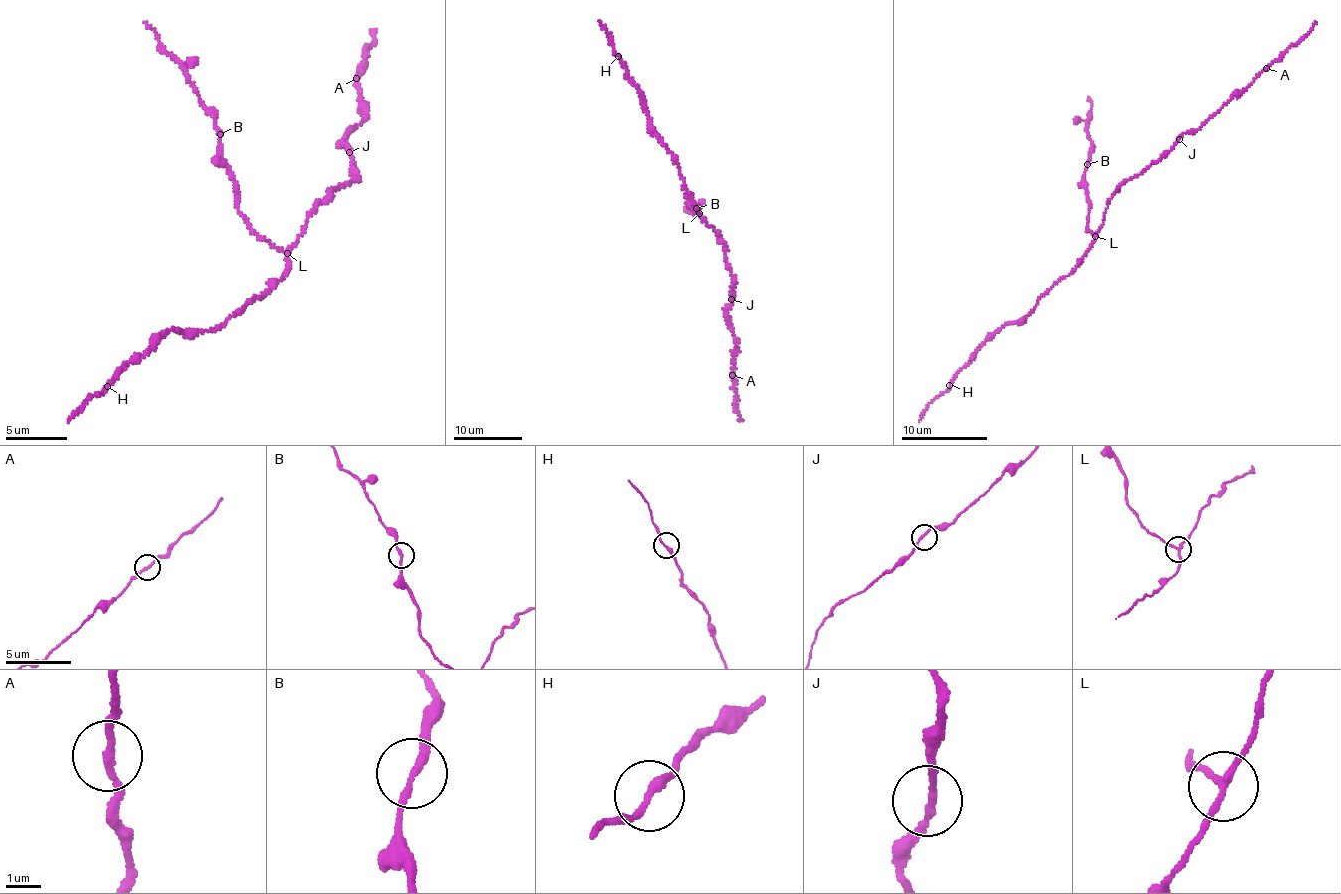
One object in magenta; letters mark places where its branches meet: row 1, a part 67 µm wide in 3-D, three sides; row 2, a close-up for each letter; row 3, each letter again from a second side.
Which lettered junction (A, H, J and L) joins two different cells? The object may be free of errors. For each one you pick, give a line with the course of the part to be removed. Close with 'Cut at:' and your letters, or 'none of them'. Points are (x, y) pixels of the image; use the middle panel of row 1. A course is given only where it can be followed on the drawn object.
L: Course of the part to remove: (698, 213), (687, 204), (693, 207), (693, 204), (697, 210), (688, 212), (686, 208)
Cut at: L

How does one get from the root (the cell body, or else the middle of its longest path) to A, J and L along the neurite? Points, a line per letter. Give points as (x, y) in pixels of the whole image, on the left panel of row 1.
A: (298, 238), (307, 215), (333, 190), (350, 185), (358, 171), (342, 142), (368, 111), (356, 78)
J: (298, 238), (307, 215), (319, 203), (331, 196), (333, 190), (350, 185), (354, 181), (358, 171), (349, 152)
L: (298, 238), (295, 246), (286, 254)

